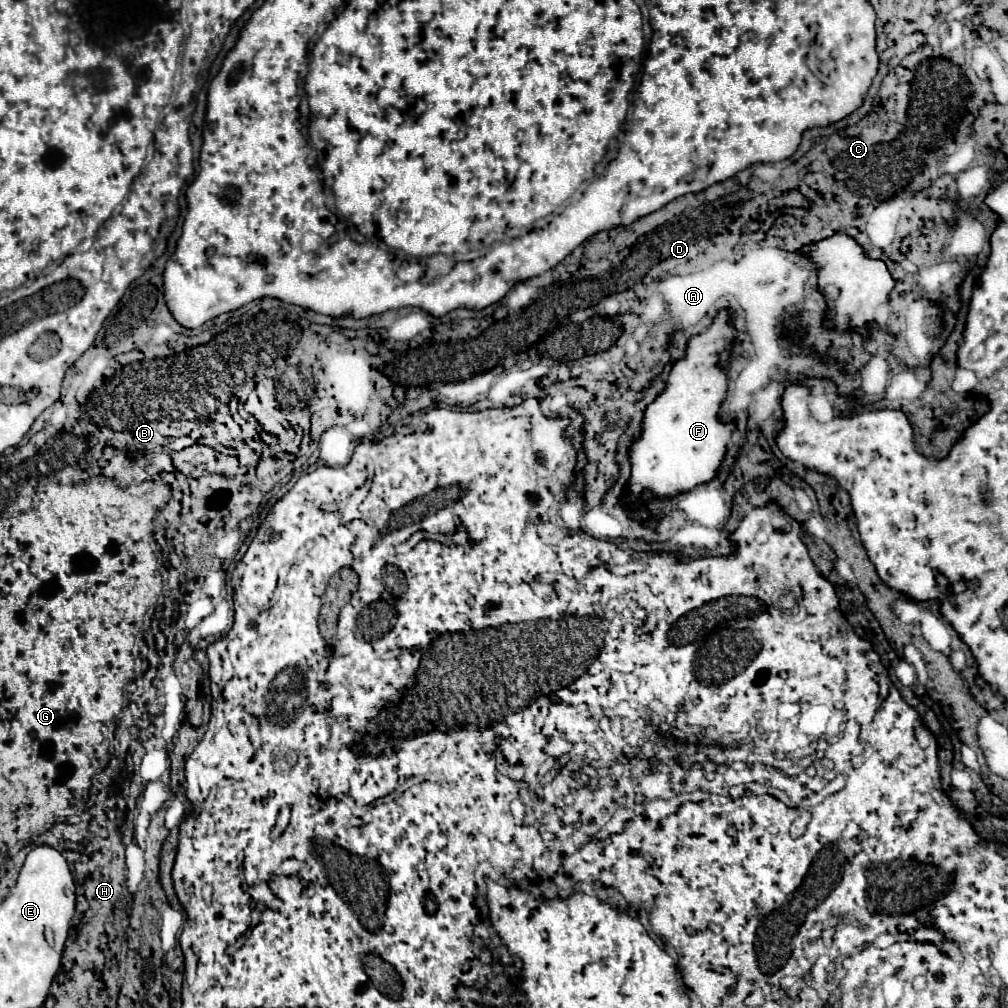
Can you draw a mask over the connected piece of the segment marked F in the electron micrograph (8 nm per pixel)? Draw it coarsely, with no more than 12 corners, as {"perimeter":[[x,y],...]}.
{"perimeter":[[722,310],[688,340],[630,448],[632,496],[716,476],[736,330]]}

